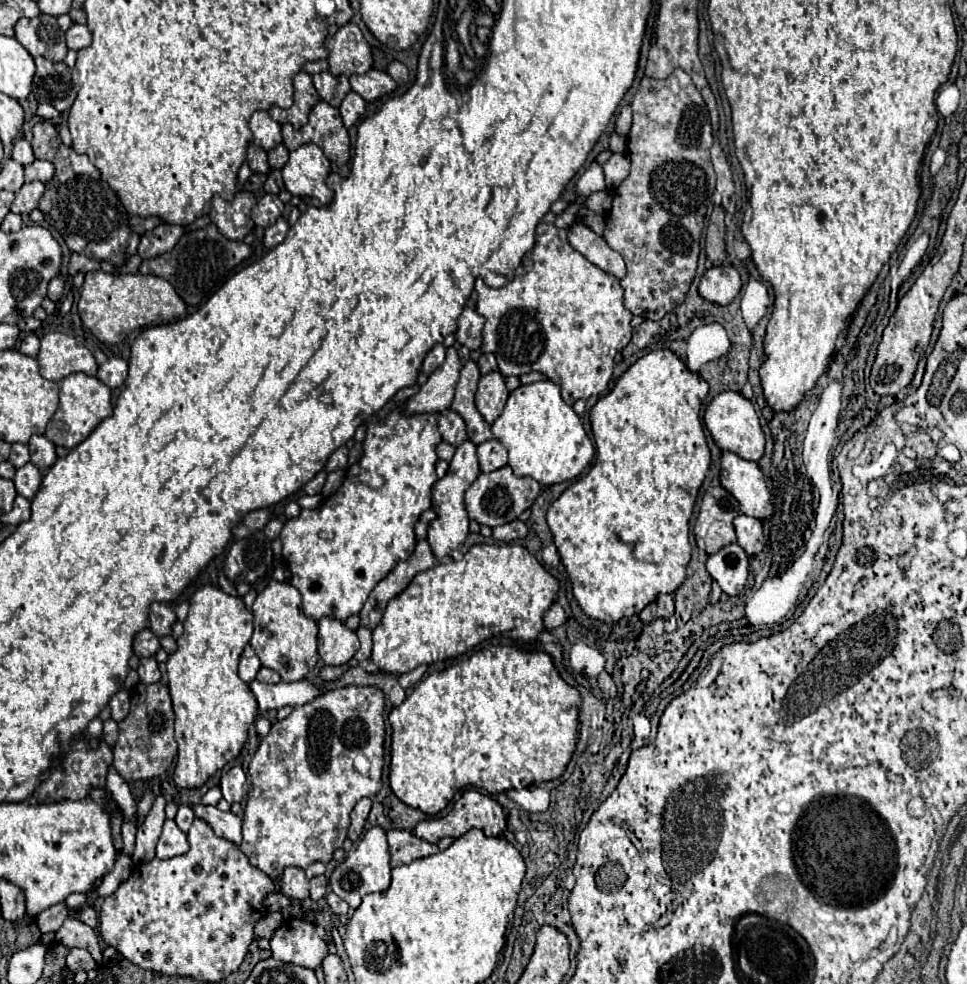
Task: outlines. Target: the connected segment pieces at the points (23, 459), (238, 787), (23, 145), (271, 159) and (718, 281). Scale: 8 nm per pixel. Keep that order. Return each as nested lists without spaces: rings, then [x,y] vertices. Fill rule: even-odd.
[[[14,443],[12,445],[12,453],[8,457],[8,461],[18,469],[22,465],[26,465],[30,461],[30,453],[28,453],[28,445],[22,445],[22,443]]]
[[[236,765],[230,771],[226,771],[220,779],[220,789],[222,789],[222,795],[228,803],[242,801],[246,795],[246,773],[244,773],[244,769]]]
[[[18,139],[18,141],[14,143],[14,149],[12,149],[12,159],[14,159],[16,163],[20,163],[22,167],[26,167],[26,165],[30,165],[30,163],[34,161],[32,147],[30,147],[30,143],[28,143],[26,139]]]
[[[278,145],[278,147],[274,147],[274,149],[268,153],[268,163],[270,163],[270,167],[274,167],[274,169],[282,169],[282,167],[286,165],[286,161],[288,161],[288,149],[286,149],[284,145]]]
[[[720,265],[712,267],[702,275],[702,281],[698,285],[700,297],[708,303],[716,305],[730,305],[734,297],[738,295],[742,287],[740,275],[732,265]]]

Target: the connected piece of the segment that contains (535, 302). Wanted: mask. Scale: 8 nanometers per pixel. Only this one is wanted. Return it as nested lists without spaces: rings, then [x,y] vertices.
[[[540,223],[536,227],[536,245],[530,253],[524,255],[512,283],[500,289],[492,289],[482,279],[476,279],[476,293],[476,311],[486,317],[482,331],[484,345],[480,351],[496,355],[498,369],[504,377],[520,377],[530,371],[542,371],[550,381],[562,387],[562,399],[568,405],[574,405],[578,399],[588,399],[592,395],[604,393],[612,377],[616,353],[630,343],[630,321],[634,315],[624,307],[624,289],[620,287],[620,281],[572,249],[566,229],[558,229],[550,223]]]

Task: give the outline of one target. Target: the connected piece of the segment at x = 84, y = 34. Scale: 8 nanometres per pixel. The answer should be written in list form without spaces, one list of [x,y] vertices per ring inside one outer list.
[[[72,23],[70,29],[66,31],[66,45],[72,51],[80,51],[84,47],[88,47],[92,43],[92,33],[88,31],[86,25],[80,23]]]

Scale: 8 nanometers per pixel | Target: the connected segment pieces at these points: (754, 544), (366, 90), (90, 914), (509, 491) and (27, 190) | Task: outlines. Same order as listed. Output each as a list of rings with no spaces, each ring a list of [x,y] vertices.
[[[738,515],[734,519],[734,529],[738,537],[738,545],[748,555],[758,555],[764,547],[764,535],[762,535],[762,523],[748,515]]]
[[[370,69],[364,75],[352,75],[350,85],[352,91],[356,91],[366,101],[374,101],[396,89],[394,79],[386,71],[378,71],[378,69]]]
[[[90,905],[82,907],[82,911],[80,911],[80,921],[84,921],[84,923],[90,925],[90,927],[96,927],[96,925],[98,925],[98,913],[96,913],[96,909],[90,907]]]
[[[506,465],[502,469],[490,471],[490,473],[480,473],[478,479],[466,491],[464,505],[466,505],[470,521],[476,521],[476,523],[488,525],[488,527],[498,527],[498,525],[506,525],[506,523],[518,519],[534,503],[538,493],[540,493],[538,481],[534,481],[532,477],[516,477],[512,473],[512,467]]]
[[[32,181],[32,183],[24,183],[24,187],[16,193],[16,199],[12,203],[12,213],[18,215],[28,215],[32,209],[36,209],[38,201],[44,195],[44,183],[40,181]]]

